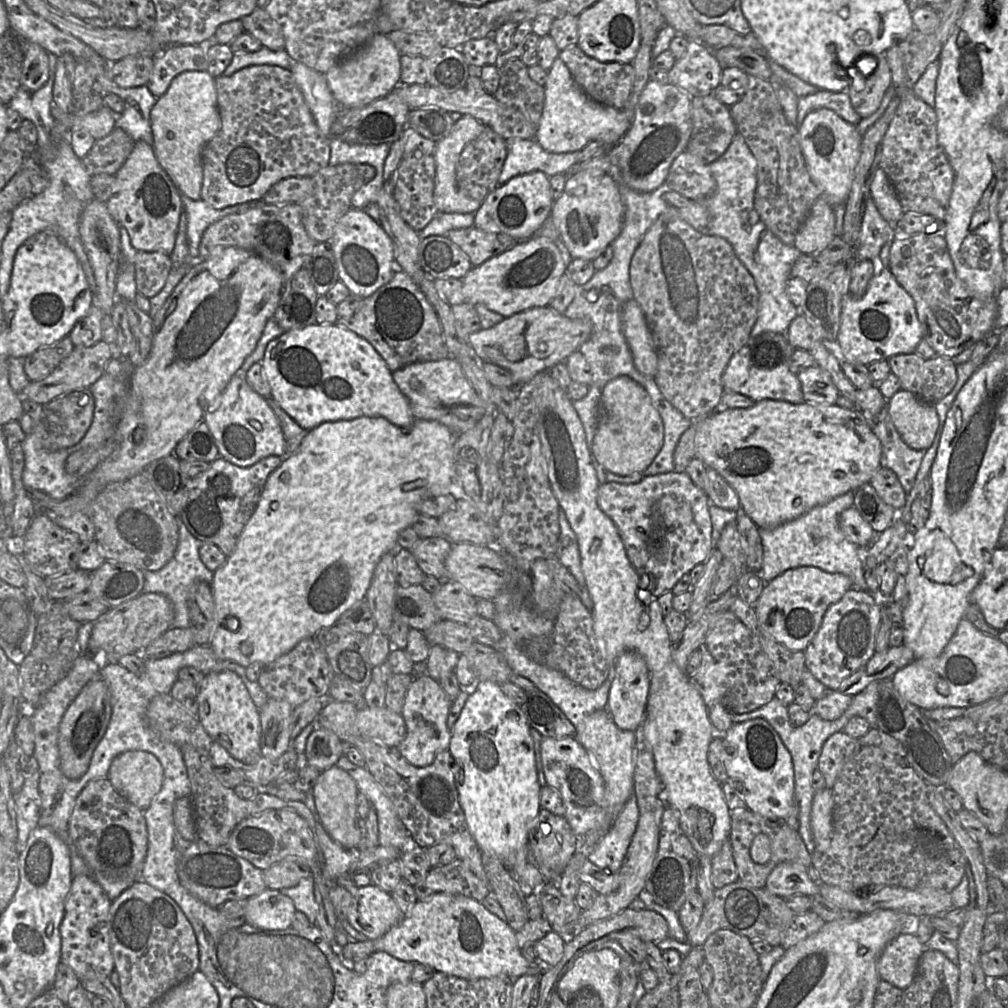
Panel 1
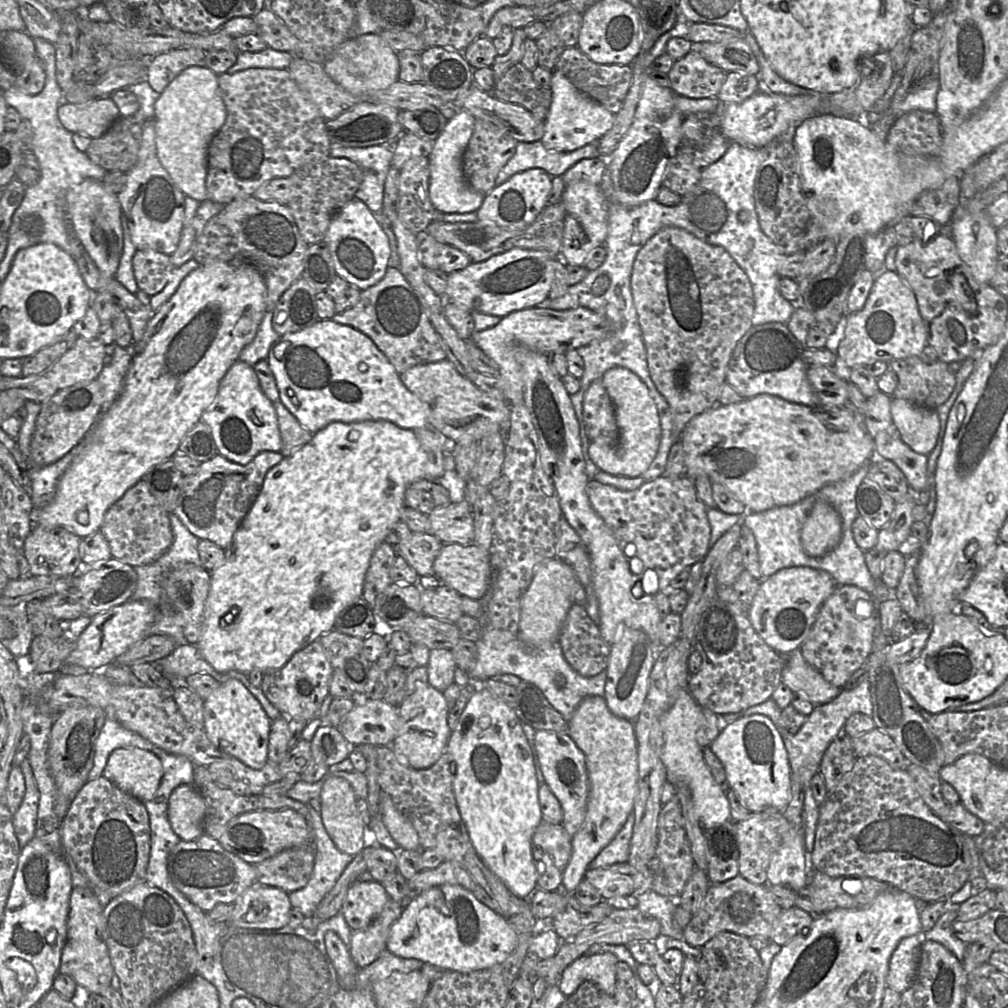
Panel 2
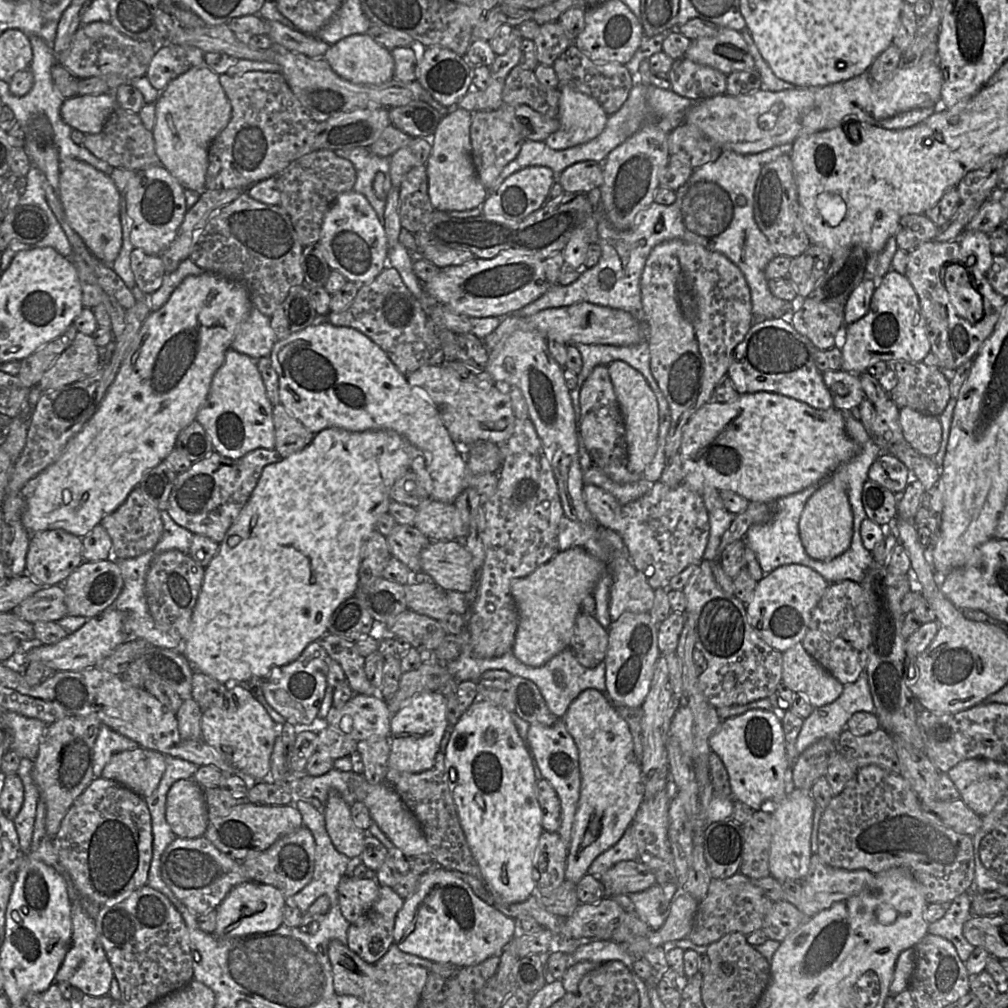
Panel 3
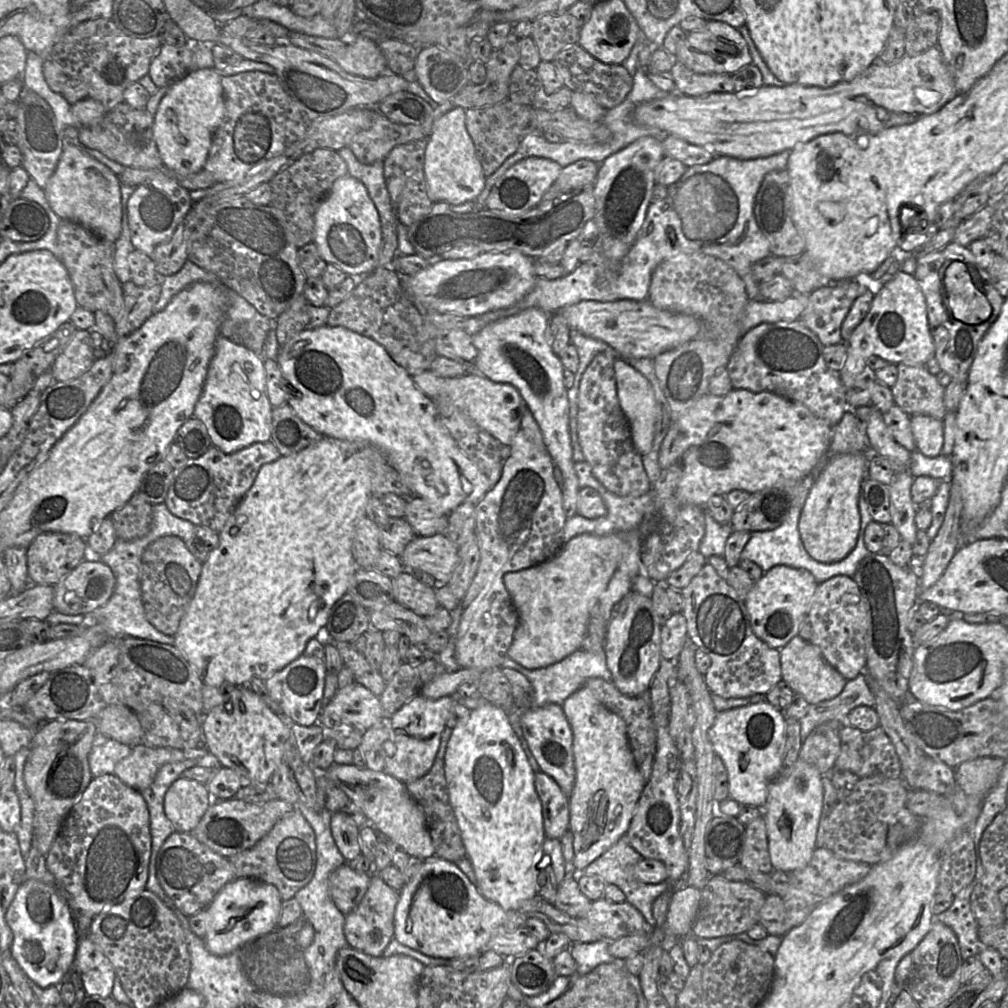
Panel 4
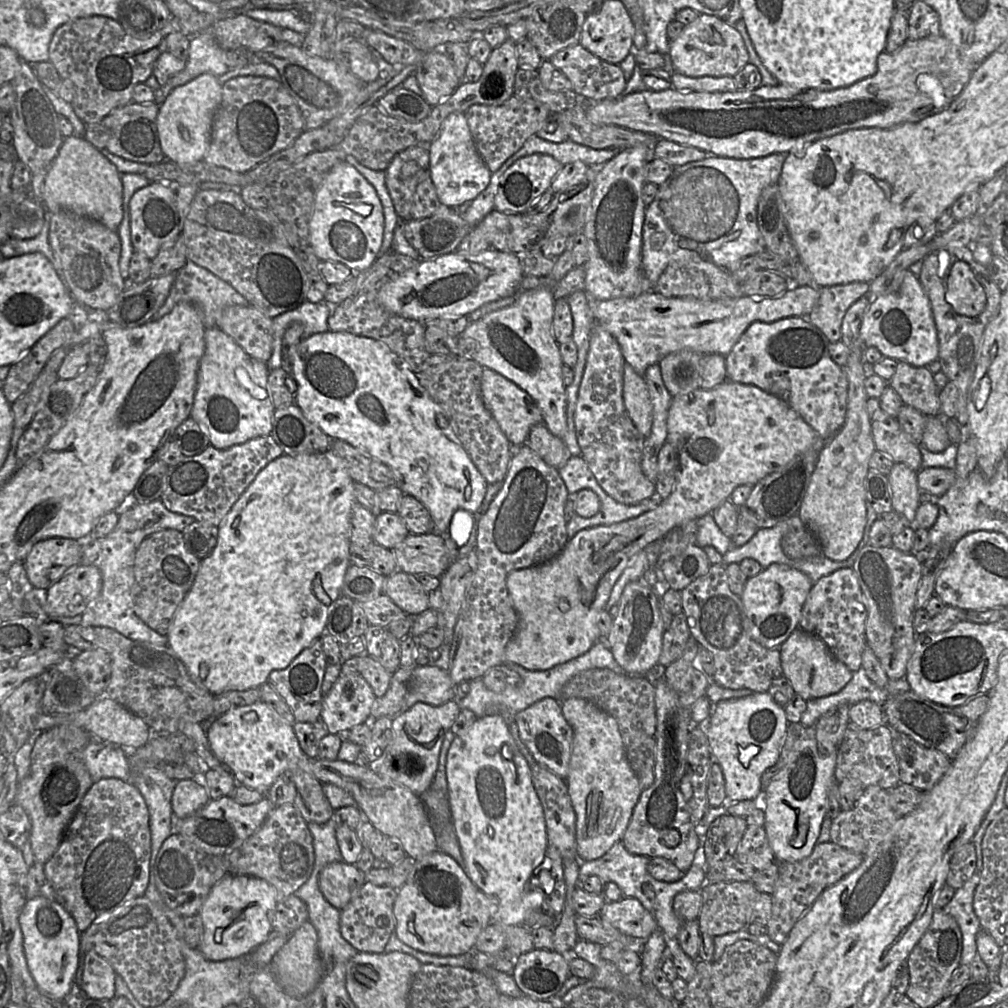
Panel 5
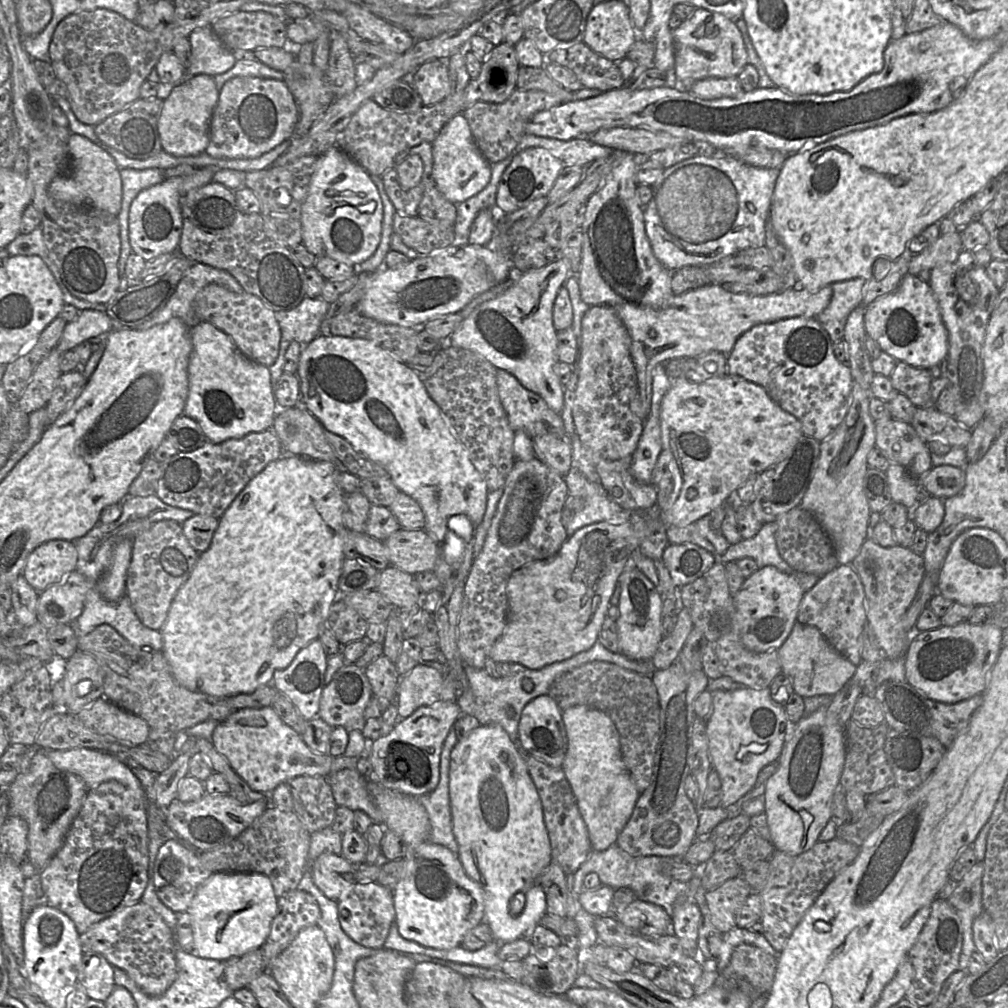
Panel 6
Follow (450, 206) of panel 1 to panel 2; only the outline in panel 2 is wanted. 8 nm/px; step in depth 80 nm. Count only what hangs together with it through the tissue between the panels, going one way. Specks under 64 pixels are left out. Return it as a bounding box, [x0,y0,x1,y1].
[429,110,485,213]

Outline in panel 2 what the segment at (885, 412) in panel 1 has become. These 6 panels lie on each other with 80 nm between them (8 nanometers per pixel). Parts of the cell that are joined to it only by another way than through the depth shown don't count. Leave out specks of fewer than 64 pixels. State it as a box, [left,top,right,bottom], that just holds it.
[874,423,928,493]

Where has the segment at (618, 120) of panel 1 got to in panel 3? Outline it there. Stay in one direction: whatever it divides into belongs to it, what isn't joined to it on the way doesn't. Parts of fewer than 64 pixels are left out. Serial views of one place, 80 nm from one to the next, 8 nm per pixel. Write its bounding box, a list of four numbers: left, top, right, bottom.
[545,86,608,150]

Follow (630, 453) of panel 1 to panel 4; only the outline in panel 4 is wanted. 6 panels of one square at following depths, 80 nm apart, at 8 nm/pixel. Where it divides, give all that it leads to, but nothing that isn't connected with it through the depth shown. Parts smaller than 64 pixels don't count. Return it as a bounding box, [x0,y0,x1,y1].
[614,358,657,456]

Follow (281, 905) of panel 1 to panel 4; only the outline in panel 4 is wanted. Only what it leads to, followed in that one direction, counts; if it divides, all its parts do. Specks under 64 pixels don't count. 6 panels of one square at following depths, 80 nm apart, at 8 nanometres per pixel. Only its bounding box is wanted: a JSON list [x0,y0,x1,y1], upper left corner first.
[204,878,282,956]

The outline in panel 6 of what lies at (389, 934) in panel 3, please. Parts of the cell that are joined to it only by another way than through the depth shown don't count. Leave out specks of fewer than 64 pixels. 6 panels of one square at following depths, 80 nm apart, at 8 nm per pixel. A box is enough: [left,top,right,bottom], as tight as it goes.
[338,883,395,950]

